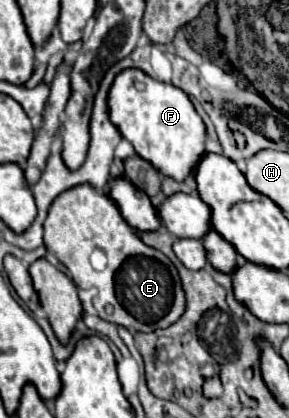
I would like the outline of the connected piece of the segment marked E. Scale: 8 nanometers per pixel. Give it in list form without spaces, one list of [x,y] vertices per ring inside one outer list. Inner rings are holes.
[[[90,184],[62,192],[44,222],[44,246],[62,262],[82,290],[92,290],[92,304],[106,322],[136,332],[154,332],[174,324],[186,310],[186,296],[174,264],[158,250],[146,246],[122,218],[116,202]],[[94,248],[104,250],[108,266],[98,272],[90,266]]]

